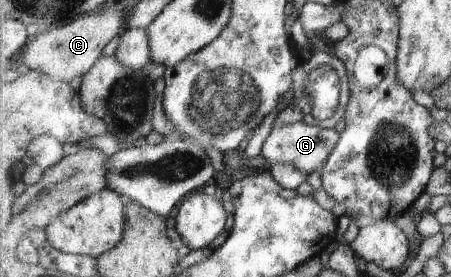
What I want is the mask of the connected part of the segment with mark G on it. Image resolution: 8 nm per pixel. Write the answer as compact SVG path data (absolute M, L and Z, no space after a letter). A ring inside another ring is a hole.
M302 121L296 124L283 124L283 126L279 124L279 126L273 126L271 133L267 135L260 156L266 160L268 167L275 164L291 164L303 170L305 174L311 174L311 172L321 174L329 154L333 152L339 140L340 133L336 129L323 129Z

